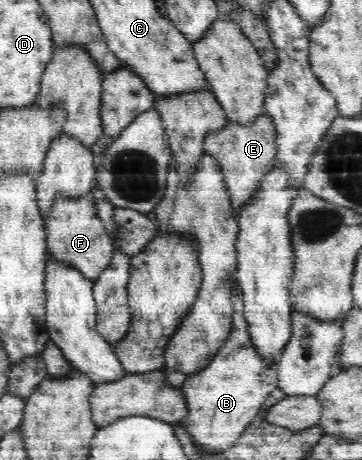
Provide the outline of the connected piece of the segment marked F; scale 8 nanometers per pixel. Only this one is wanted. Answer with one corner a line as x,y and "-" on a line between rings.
83,193
80,197
60,194
53,201
44,220
47,233
46,245
49,252
96,281
111,262
115,248
112,237
107,233
106,225
98,215
97,197
94,193

